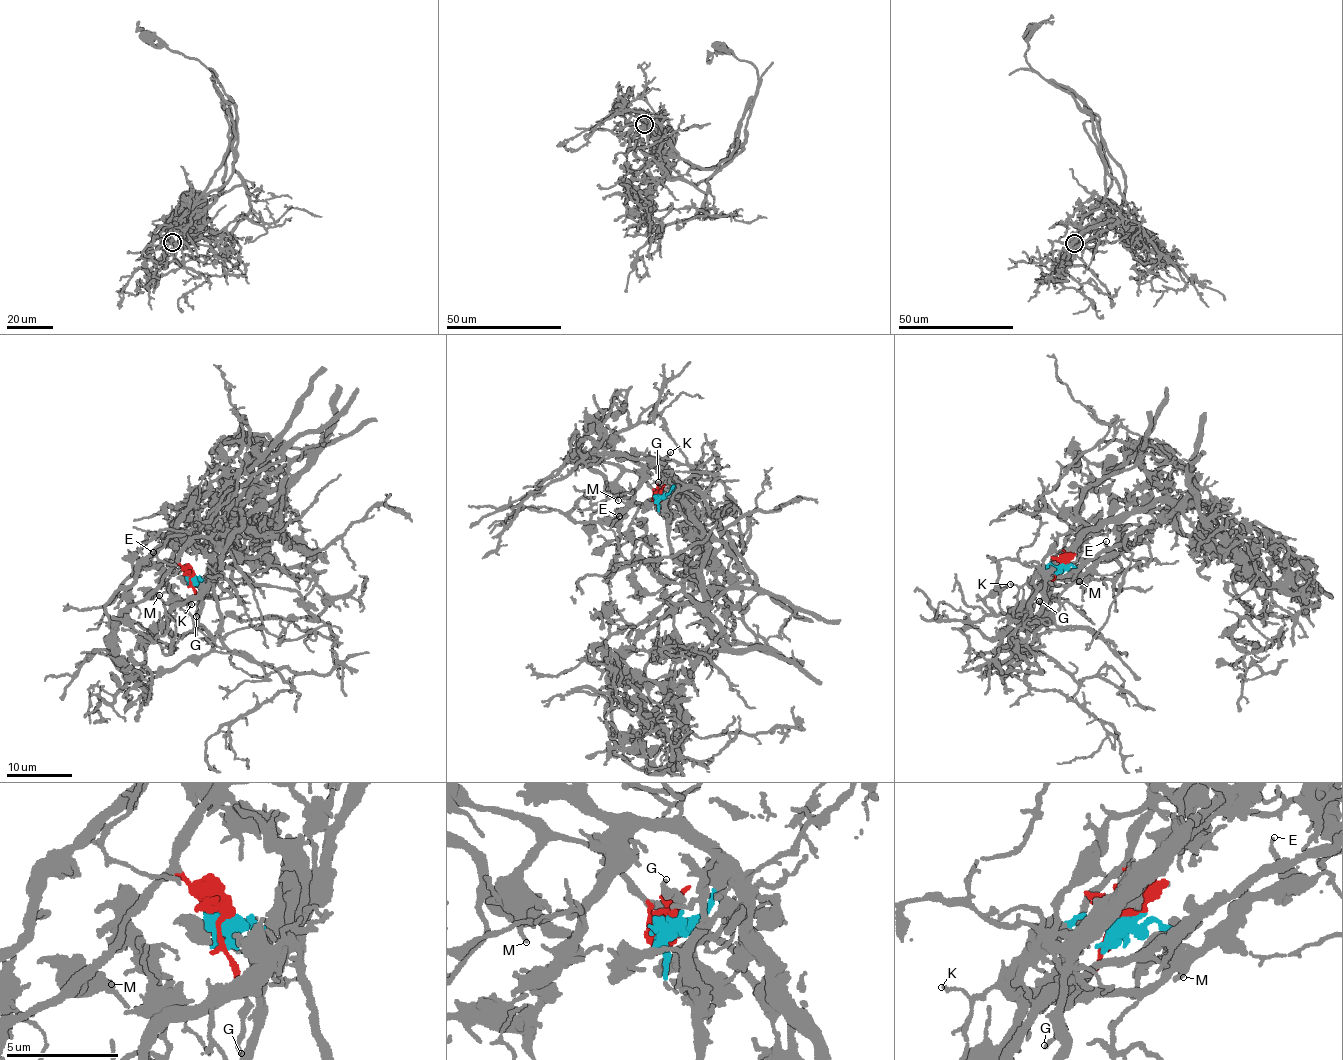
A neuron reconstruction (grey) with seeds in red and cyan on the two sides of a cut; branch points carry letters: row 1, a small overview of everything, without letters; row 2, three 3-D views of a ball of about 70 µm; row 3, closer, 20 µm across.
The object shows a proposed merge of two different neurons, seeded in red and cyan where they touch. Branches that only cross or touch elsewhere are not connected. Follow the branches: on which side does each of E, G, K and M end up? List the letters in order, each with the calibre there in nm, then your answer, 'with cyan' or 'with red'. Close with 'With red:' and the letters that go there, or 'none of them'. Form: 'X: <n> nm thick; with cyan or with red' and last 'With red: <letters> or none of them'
E: 170 nm thick; with cyan
G: 180 nm thick; with red
K: 120 nm thick; with cyan
M: 190 nm thick; with red
With red: G, M

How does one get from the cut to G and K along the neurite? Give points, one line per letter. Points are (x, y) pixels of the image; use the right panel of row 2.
G: (1060, 565), (1039, 601)
K: (1060, 565), (1048, 564), (1032, 574), (1026, 582), (1009, 584)

